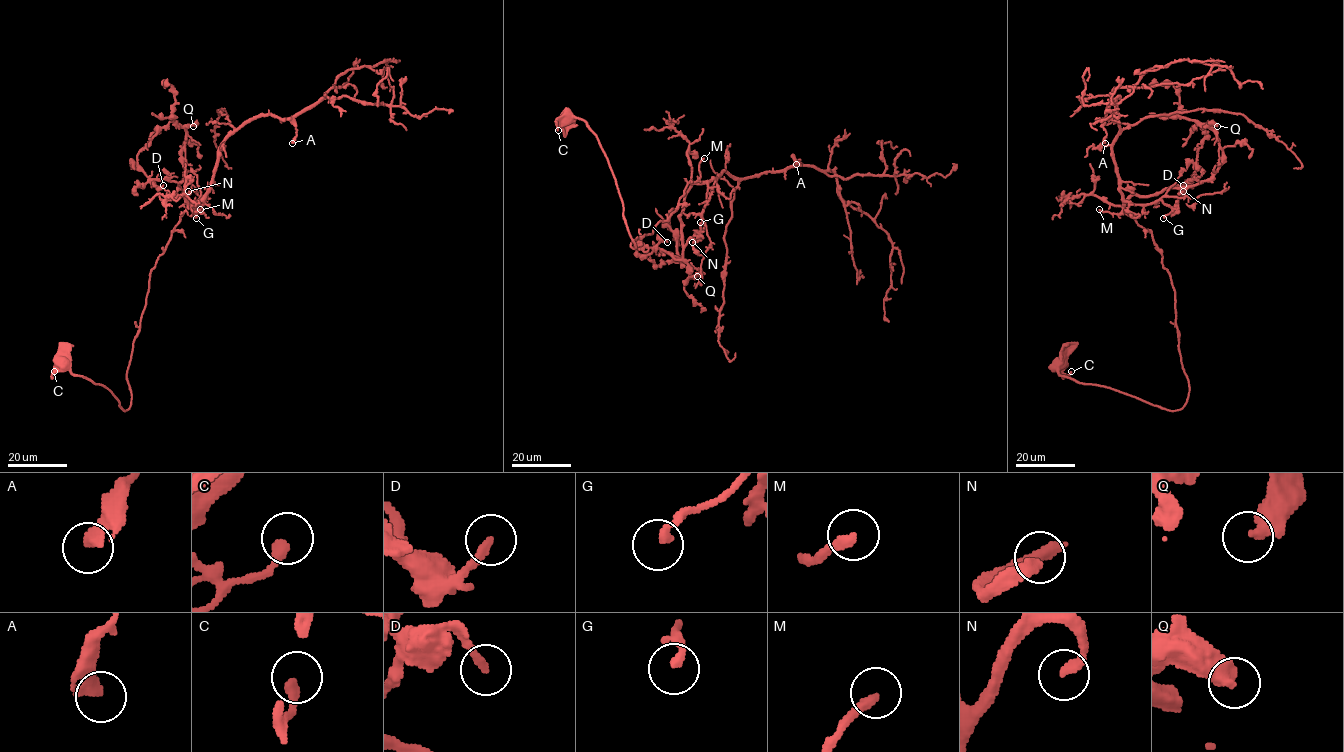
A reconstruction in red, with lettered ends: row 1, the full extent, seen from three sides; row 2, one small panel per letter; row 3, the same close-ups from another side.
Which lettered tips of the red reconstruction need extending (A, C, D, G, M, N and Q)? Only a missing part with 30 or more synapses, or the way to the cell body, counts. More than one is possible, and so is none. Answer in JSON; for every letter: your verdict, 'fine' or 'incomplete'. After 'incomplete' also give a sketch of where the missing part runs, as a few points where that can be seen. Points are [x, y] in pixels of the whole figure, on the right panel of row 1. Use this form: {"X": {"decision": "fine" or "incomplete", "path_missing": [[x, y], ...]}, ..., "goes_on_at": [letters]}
{"A": {"decision": "fine"}, "C": {"decision": "fine"}, "D": {"decision": "fine"}, "G": {"decision": "fine"}, "M": {"decision": "fine"}, "N": {"decision": "incomplete", "path_missing": [[1183, 191], [1219, 164], [1225, 164], [1231, 173], [1245, 176], [1263, 171], [1269, 162]]}, "Q": {"decision": "fine"}, "goes_on_at": ["N"]}

